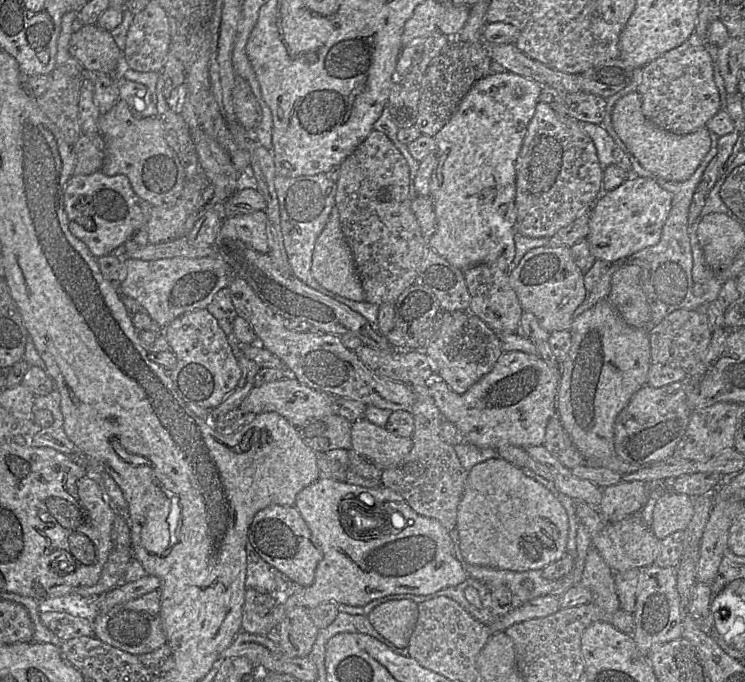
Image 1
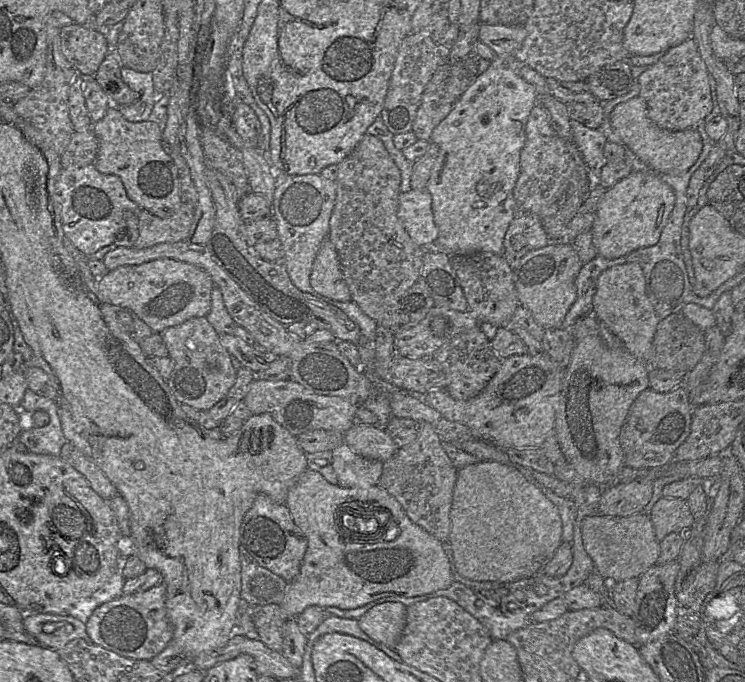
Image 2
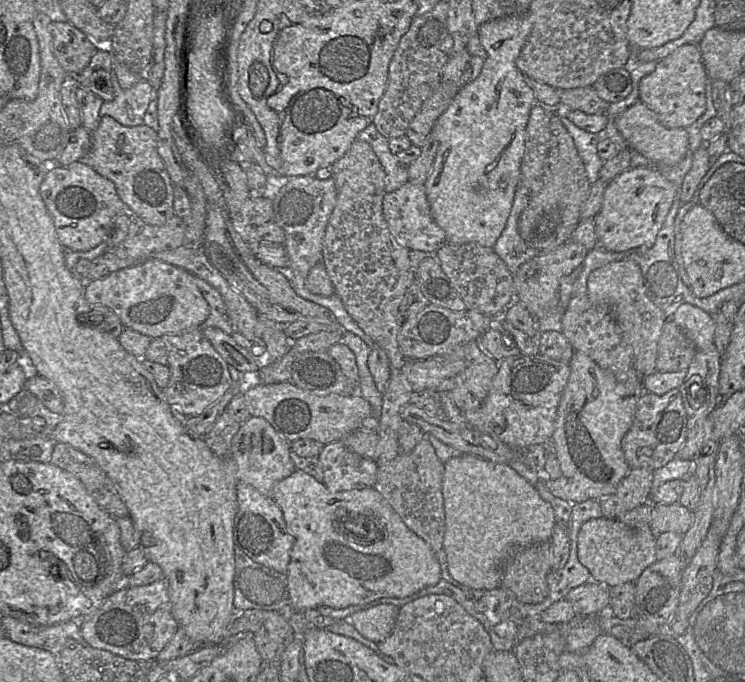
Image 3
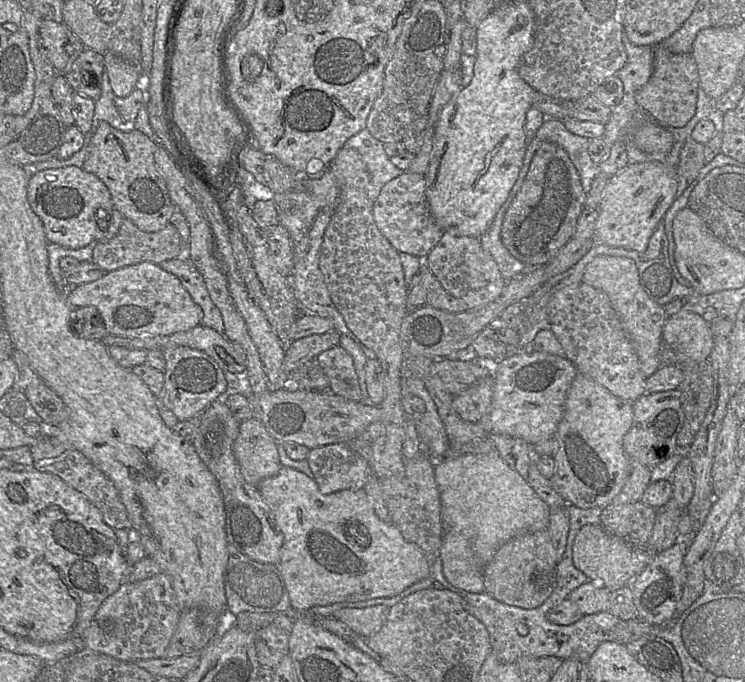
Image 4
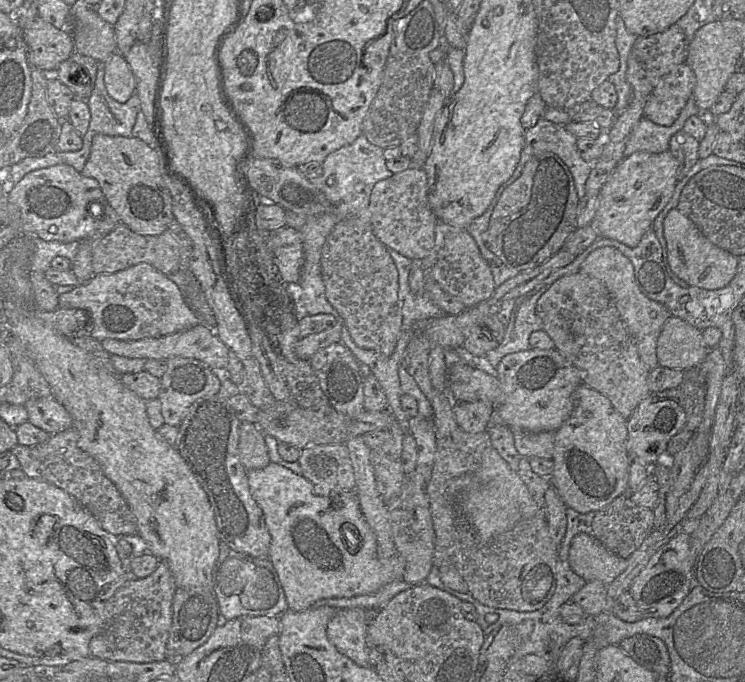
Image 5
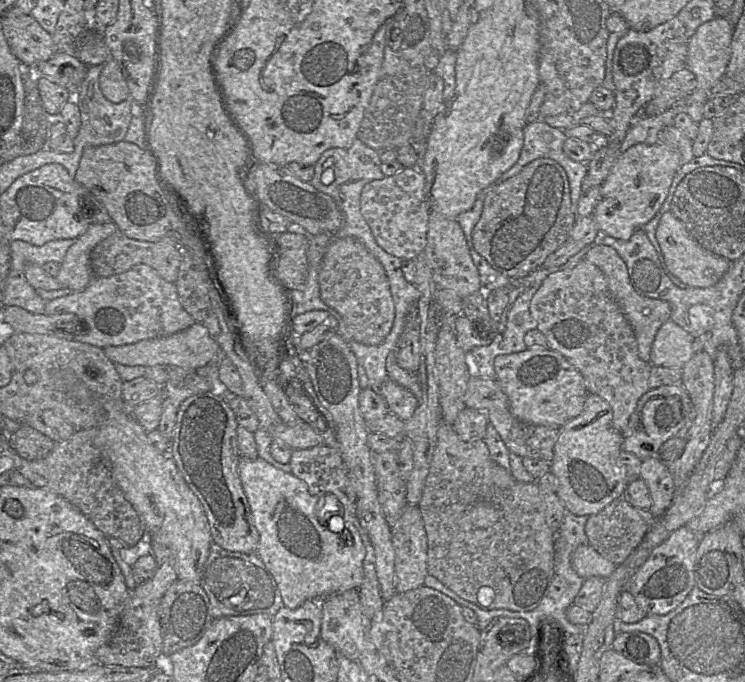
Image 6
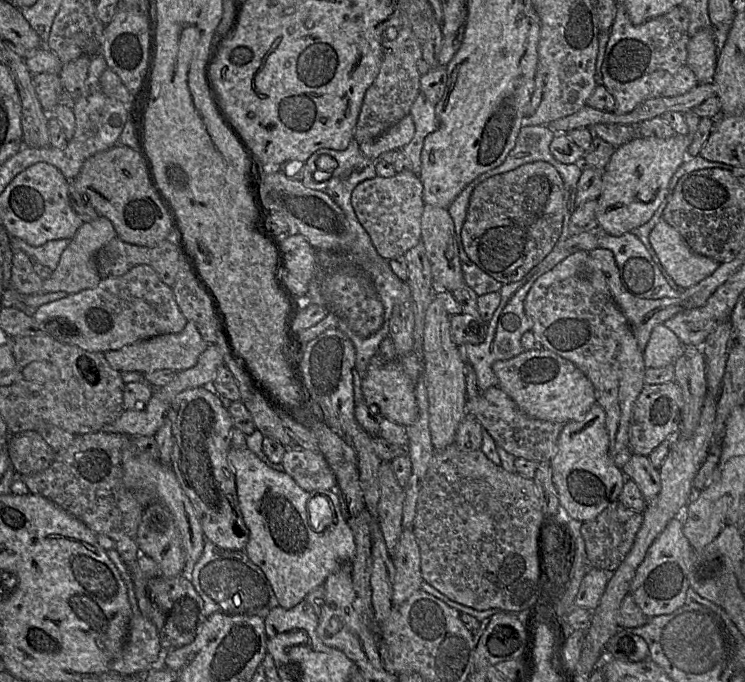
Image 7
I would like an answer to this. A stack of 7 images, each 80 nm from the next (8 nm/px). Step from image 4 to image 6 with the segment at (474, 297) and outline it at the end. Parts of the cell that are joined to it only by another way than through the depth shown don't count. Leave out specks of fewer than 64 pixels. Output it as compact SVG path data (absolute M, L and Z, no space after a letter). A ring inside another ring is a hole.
M432 210L429 212L424 254L438 288L451 290L461 299L481 290L479 273L470 254L469 244L456 220Z

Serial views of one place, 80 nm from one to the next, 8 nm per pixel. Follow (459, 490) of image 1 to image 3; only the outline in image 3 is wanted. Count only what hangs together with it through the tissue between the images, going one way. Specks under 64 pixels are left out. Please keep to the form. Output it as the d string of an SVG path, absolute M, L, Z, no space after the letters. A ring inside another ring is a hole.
M426 435L407 454L379 466L373 486L401 517L406 526L422 538L436 554L443 547L445 534L445 510L442 482L445 463L440 461Z

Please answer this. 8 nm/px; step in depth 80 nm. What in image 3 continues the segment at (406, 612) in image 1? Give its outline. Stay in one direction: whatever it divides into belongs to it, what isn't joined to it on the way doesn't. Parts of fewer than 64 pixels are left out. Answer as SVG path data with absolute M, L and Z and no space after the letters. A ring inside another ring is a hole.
M380 604L355 612L344 620L348 620L364 638L379 643L392 632L398 609L392 604Z

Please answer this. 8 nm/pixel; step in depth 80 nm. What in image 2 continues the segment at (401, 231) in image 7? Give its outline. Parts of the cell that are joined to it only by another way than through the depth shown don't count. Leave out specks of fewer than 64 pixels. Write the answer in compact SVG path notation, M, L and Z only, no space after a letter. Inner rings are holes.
M411 189L399 194L397 216L411 239L419 246L433 243L439 234L432 211L432 198L426 190Z

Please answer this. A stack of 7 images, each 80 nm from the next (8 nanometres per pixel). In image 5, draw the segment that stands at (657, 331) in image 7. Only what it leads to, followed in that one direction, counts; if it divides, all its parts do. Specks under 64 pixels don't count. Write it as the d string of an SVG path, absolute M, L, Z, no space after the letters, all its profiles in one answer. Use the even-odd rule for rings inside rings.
M671 315L657 339L658 364L686 370L703 363L710 349L704 344L702 333L702 330Z

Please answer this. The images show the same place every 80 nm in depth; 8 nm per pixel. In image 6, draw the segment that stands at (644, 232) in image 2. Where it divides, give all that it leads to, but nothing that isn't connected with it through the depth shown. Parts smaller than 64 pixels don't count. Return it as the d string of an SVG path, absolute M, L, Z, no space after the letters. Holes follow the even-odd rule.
M639 143L621 152L601 185L601 200L593 212L601 235L627 241L658 212L681 167L679 151L669 145Z

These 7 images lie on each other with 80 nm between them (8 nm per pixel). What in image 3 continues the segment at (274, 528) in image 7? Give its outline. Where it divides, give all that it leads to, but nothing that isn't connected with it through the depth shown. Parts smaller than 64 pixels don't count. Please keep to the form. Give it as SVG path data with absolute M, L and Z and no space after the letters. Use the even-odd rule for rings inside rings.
M296 469L274 486L271 497L282 510L287 530L295 539L286 572L290 609L342 609L367 604L380 598L403 598L434 586L441 580L441 567L431 547L406 526L388 501L373 487L331 492L322 482ZM350 514L362 515L366 522L367 519L374 522L378 538L372 544L360 543L368 541L359 541L347 529L345 519Z

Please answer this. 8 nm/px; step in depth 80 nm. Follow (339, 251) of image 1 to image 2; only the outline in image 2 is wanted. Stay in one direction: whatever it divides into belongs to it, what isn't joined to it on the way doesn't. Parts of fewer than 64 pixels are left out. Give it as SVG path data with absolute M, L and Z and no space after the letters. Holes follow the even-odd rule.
M325 238L314 260L310 284L320 295L333 300L351 301L351 294L343 276L339 255L334 244Z

